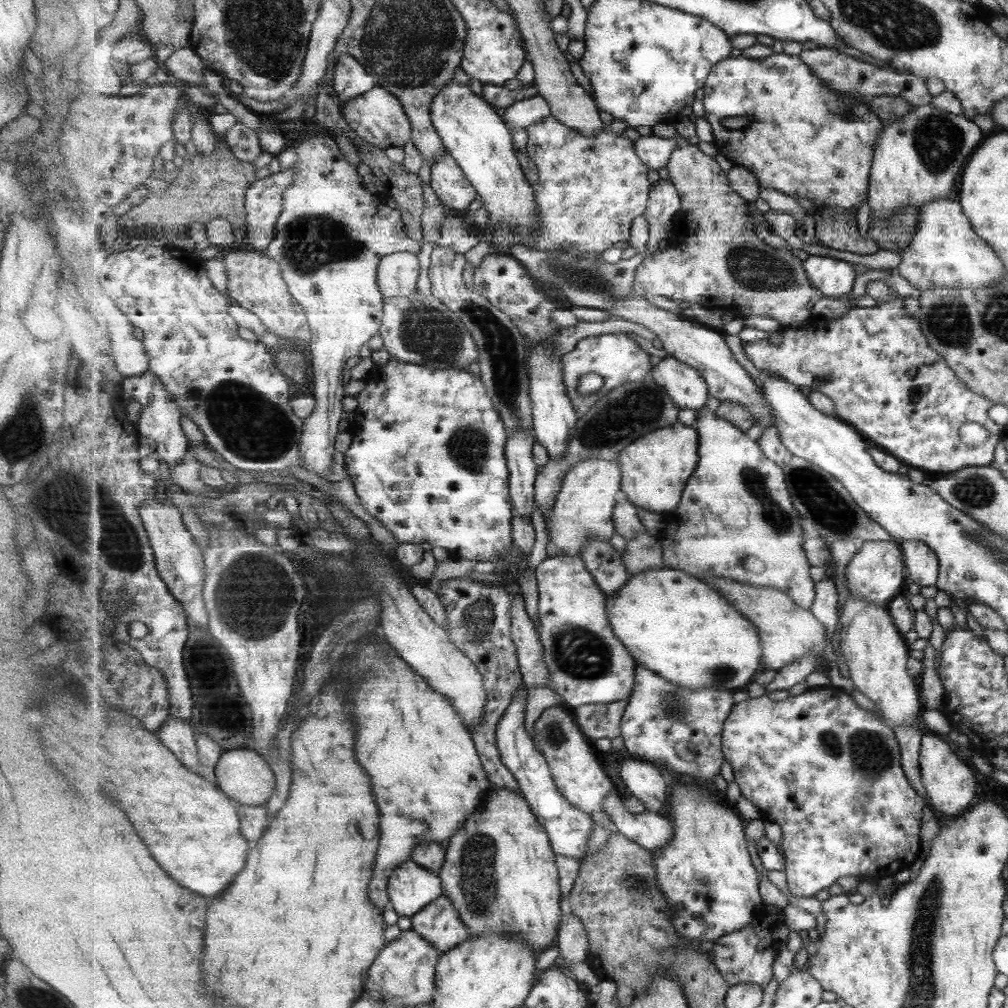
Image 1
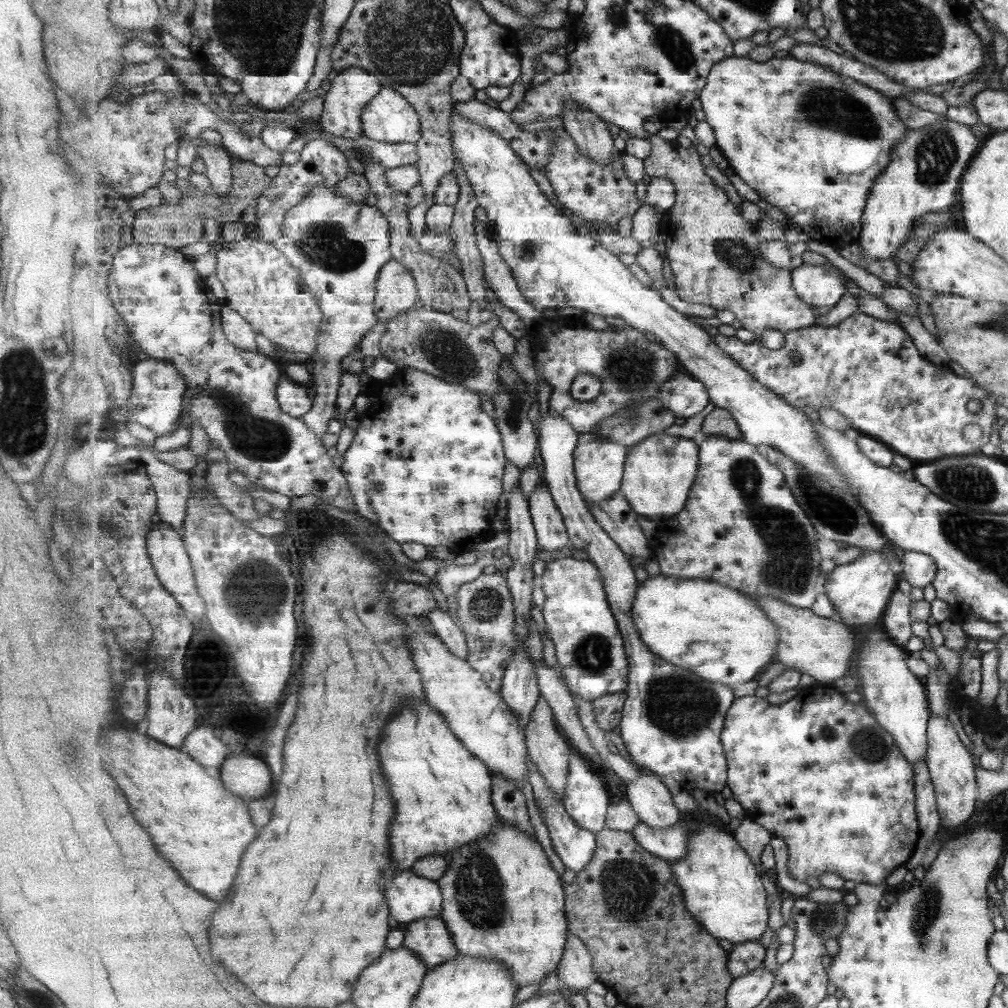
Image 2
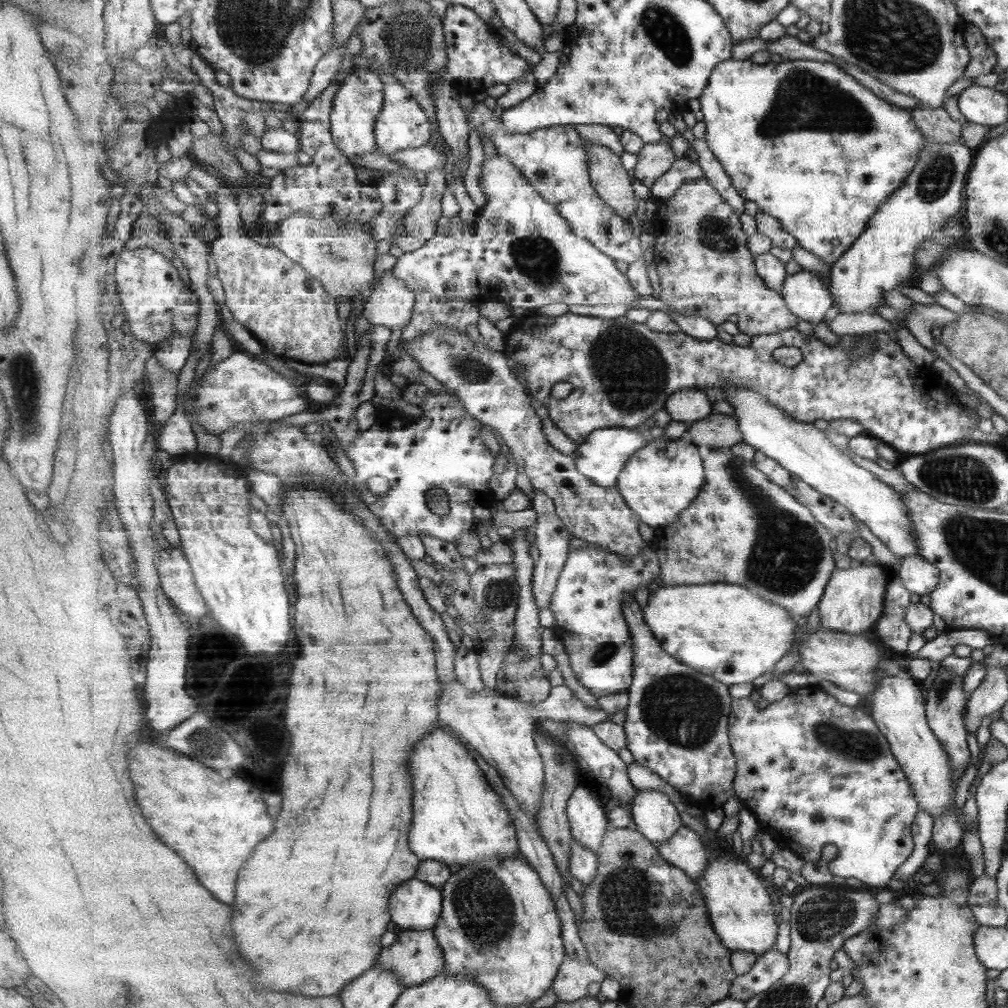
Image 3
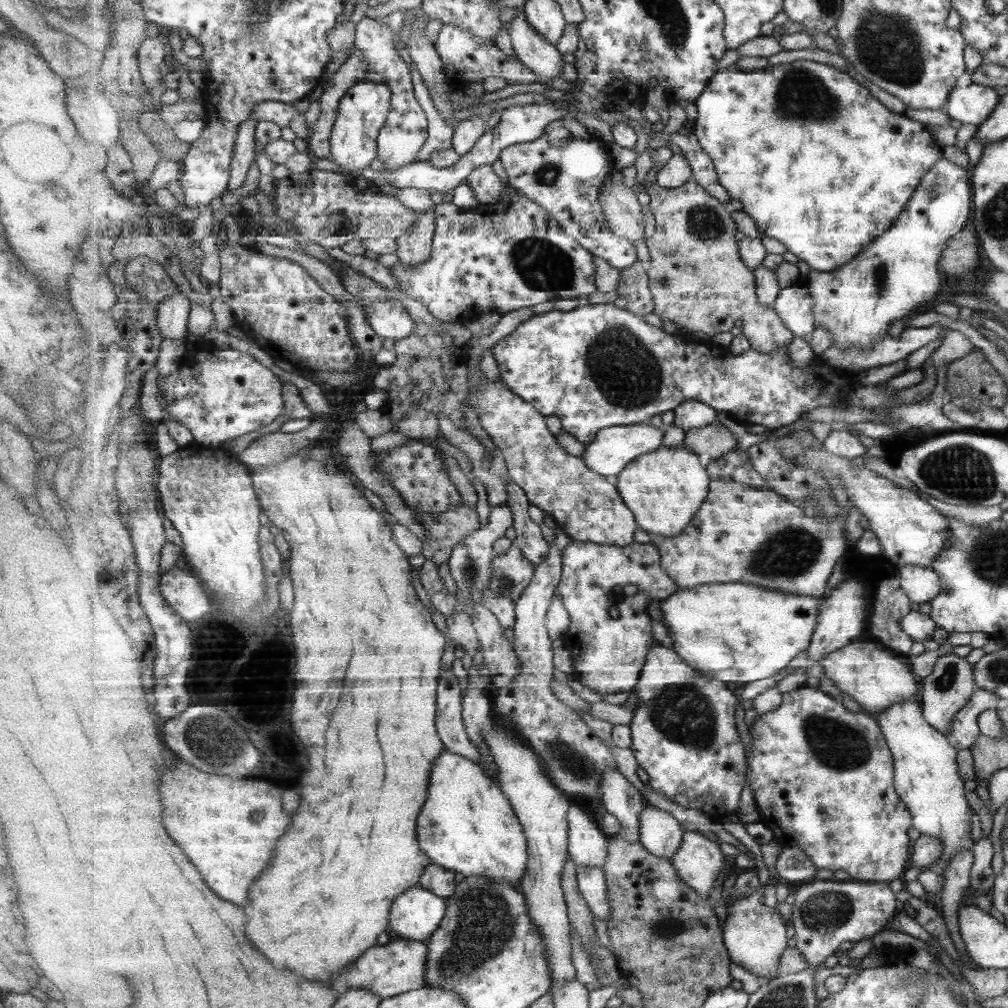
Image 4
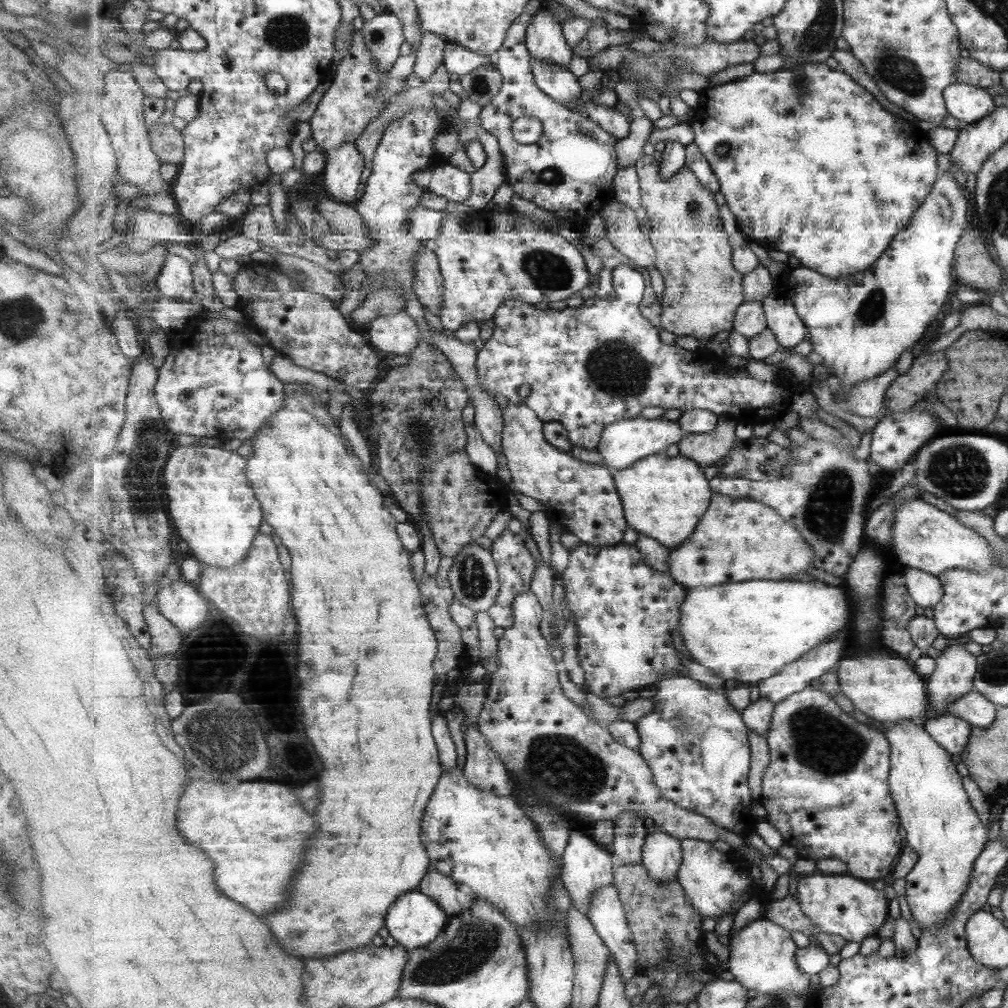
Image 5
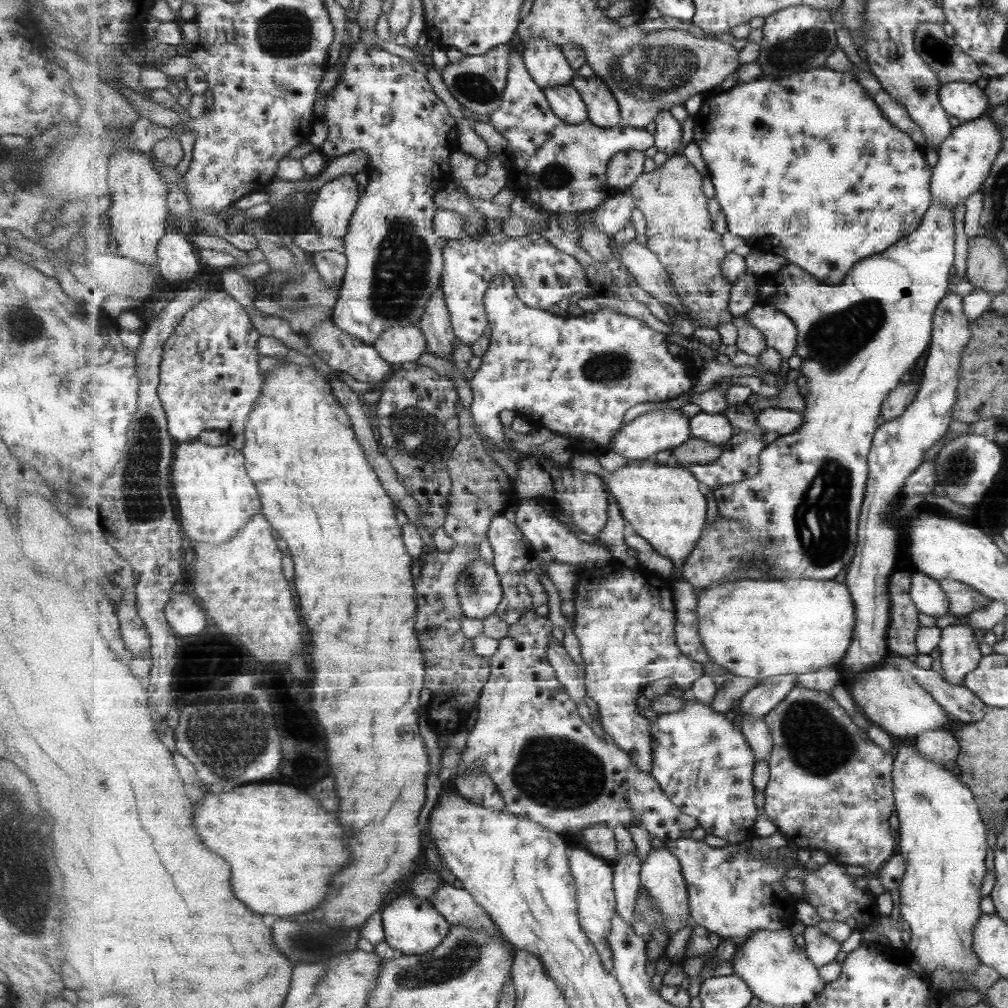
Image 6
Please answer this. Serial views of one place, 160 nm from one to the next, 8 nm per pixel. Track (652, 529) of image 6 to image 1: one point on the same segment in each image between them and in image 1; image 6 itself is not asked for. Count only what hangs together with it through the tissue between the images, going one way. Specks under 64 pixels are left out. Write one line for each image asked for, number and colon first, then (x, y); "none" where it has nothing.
1: (656, 468)
2: (660, 473)
3: (661, 480)
4: (665, 489)
5: (665, 498)

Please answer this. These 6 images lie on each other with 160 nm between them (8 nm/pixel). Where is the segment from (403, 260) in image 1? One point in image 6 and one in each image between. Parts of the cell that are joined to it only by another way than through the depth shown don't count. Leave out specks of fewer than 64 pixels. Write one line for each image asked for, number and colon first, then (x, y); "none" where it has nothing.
2: (397, 288)
3: (391, 304)
4: (390, 319)
5: (397, 333)
6: (400, 344)

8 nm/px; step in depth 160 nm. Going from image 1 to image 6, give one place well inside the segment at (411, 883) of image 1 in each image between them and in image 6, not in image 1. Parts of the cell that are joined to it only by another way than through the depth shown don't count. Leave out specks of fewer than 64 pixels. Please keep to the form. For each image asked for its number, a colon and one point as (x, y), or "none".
2: (411, 897)
3: (416, 905)
4: (417, 914)
5: (415, 921)
6: (412, 926)

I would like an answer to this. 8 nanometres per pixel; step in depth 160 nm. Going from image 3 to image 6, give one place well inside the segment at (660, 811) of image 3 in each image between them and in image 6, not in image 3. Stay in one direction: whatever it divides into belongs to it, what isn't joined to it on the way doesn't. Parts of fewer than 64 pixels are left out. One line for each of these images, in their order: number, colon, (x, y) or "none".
4: (661, 834)
5: (662, 855)
6: (662, 875)

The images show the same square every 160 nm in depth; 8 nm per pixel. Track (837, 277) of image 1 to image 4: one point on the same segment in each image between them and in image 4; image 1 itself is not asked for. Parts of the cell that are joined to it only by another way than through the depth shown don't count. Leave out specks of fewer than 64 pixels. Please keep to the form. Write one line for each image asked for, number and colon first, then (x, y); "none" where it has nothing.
2: (818, 285)
3: (809, 298)
4: (794, 303)

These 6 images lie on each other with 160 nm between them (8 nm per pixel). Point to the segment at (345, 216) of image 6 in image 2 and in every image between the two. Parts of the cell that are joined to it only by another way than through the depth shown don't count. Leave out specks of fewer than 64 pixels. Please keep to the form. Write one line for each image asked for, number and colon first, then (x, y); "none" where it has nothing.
2: (351, 92)
3: (360, 100)
4: (364, 110)
5: (342, 178)

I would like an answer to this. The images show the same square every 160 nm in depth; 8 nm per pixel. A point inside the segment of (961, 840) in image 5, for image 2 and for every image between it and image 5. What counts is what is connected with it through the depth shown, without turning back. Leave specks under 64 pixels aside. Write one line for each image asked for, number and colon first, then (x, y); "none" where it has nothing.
2: (893, 694)
3: (897, 706)
4: (927, 778)

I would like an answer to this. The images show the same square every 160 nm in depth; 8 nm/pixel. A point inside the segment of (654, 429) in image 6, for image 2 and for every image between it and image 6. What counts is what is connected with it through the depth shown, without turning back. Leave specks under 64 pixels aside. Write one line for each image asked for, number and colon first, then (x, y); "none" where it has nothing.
2: (600, 463)
3: (602, 457)
4: (614, 448)
5: (624, 443)

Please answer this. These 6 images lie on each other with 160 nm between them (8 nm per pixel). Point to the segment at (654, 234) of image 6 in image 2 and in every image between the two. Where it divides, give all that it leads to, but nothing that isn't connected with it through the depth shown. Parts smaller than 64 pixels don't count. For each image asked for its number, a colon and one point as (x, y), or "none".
2: (714, 253)
3: (705, 268)
4: (699, 280)
5: (703, 290)

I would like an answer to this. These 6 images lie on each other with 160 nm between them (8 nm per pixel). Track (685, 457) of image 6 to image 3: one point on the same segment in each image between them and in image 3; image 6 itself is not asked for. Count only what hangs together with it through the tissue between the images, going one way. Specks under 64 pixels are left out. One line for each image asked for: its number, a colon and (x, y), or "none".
3: (719, 431)
4: (716, 440)
5: (707, 449)

